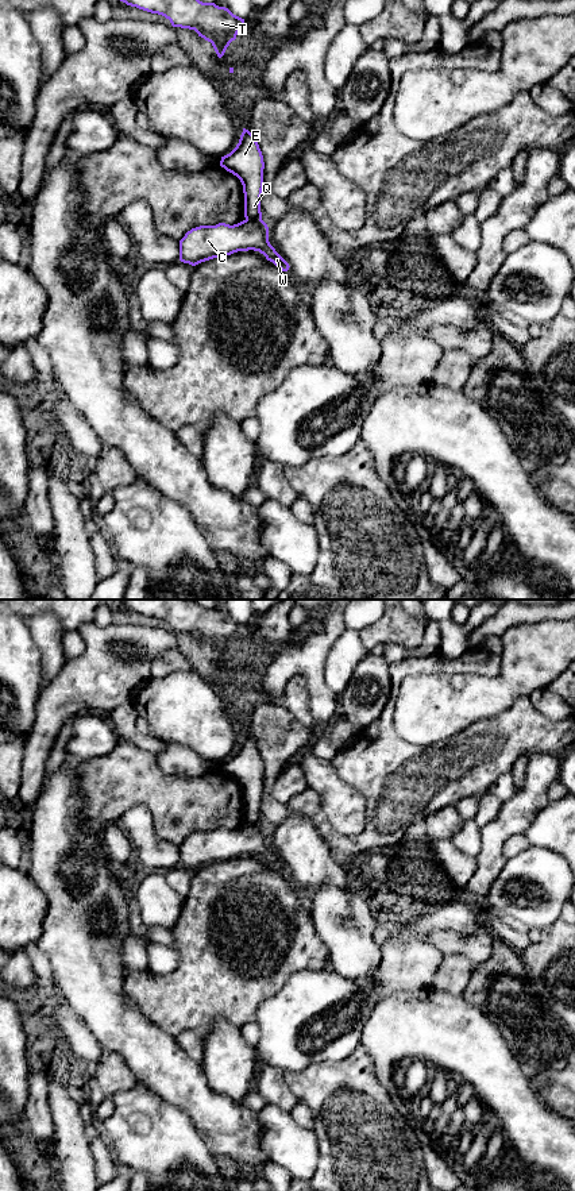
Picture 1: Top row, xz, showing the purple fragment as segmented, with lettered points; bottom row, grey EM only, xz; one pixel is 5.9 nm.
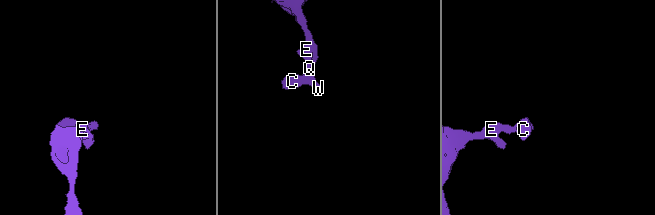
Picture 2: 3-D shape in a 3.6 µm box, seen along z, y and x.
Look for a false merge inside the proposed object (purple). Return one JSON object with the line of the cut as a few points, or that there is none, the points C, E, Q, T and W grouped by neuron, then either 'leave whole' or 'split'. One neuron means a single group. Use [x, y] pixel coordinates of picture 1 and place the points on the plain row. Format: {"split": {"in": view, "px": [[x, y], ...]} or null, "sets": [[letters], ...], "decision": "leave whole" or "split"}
{"split": {"in": "xz", "px": [[246, 823], [261, 824]]}, "sets": [["C", "W"], ["E", "Q", "T"]], "decision": "split"}

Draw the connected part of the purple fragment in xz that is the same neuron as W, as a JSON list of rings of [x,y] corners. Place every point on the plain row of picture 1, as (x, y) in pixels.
[[[246,824],[234,830],[219,828],[192,833],[180,845],[180,866],[196,871],[213,863],[248,855],[259,856],[282,876],[290,872],[270,849],[269,832],[262,824]]]

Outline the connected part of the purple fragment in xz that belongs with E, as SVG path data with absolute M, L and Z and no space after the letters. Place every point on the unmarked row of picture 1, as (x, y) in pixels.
M246 733L236 752L221 762L220 771L236 780L244 798L244 822L262 824L263 760L255 741Z

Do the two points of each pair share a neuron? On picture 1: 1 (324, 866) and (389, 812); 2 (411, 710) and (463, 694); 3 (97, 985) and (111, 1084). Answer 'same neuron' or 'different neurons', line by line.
1: different neurons
2: same neuron
3: different neurons

